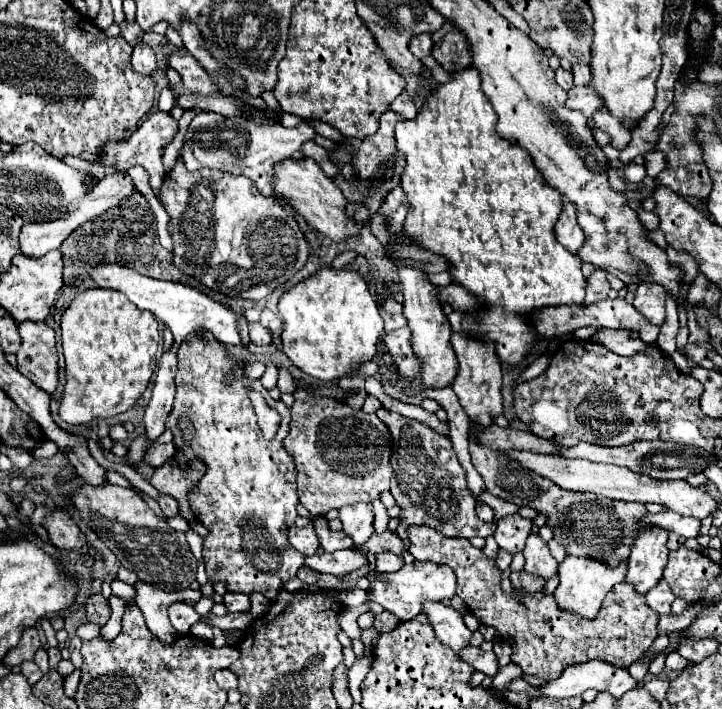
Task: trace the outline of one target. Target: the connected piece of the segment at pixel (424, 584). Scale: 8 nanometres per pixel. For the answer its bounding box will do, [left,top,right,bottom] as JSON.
[370,562,456,620]

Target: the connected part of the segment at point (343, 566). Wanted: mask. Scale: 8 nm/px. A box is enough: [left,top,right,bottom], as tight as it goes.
[304,548,368,576]

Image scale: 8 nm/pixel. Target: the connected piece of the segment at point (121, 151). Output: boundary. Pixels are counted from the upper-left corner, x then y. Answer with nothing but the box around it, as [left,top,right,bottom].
[100,110,178,196]

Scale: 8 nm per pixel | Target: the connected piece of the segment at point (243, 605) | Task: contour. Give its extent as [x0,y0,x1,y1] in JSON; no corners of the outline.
[224,592,250,612]

